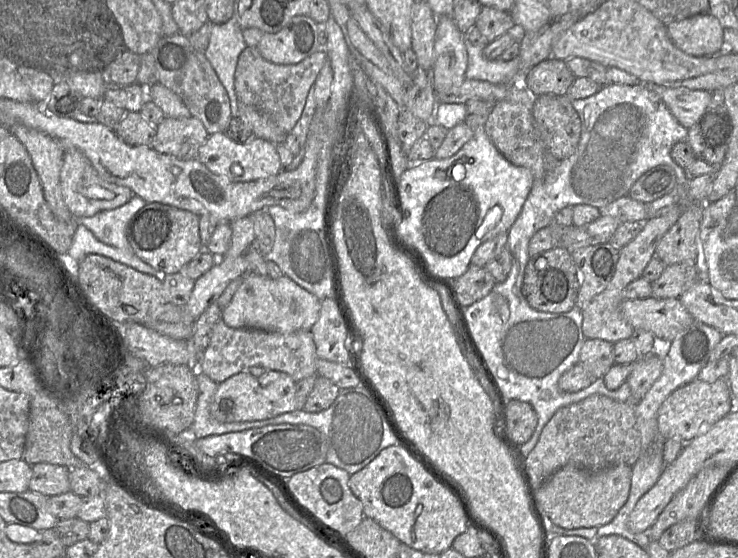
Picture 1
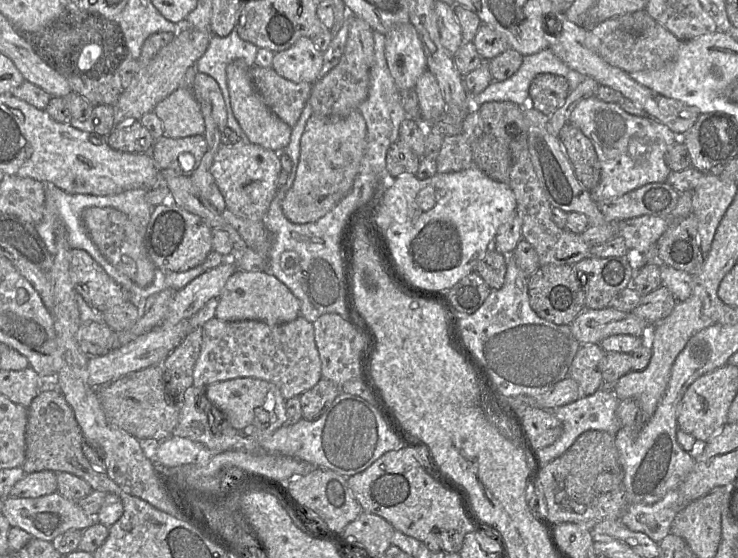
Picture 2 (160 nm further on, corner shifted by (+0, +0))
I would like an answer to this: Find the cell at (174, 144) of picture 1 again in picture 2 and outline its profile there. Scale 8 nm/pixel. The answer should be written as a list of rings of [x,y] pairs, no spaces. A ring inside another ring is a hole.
[[[163,135],[155,140],[152,158],[160,170],[174,170],[190,177],[198,168],[206,151],[207,141],[204,135],[184,138]]]

